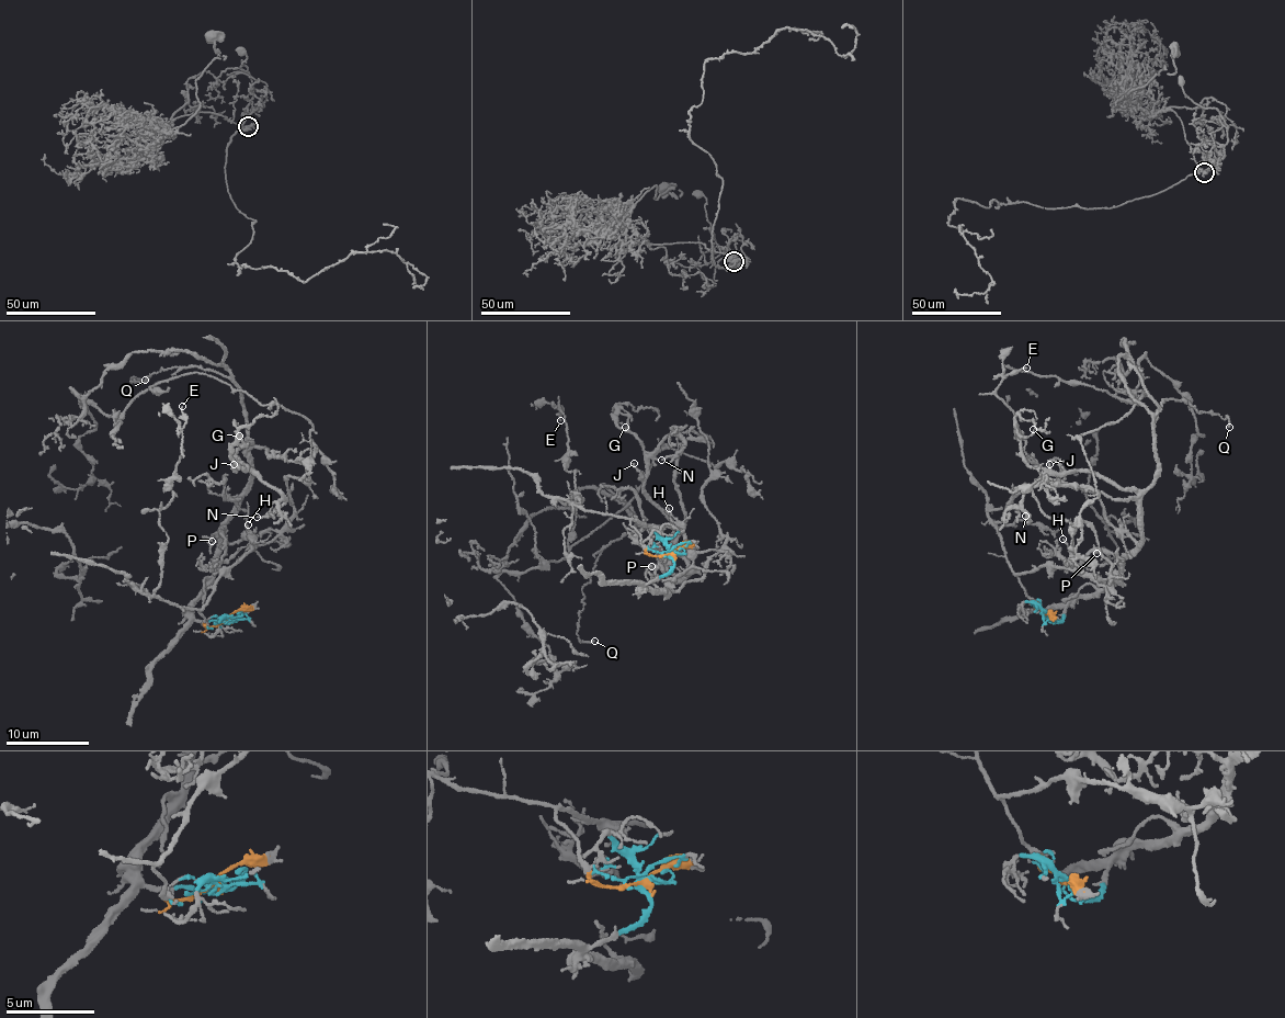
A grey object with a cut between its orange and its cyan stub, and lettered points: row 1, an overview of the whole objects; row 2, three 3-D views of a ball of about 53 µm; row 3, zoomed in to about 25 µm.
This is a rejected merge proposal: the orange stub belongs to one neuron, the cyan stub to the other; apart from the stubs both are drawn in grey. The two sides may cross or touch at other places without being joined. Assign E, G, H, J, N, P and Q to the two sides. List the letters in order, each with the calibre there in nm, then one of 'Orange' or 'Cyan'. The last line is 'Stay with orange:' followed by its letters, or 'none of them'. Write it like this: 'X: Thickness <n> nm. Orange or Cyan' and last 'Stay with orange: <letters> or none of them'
E: Thickness 110 nm. Orange
G: Thickness 150 nm. Cyan
H: Thickness 120 nm. Orange
J: Thickness 170 nm. Cyan
N: Thickness 130 nm. Cyan
P: Thickness 160 nm. Cyan
Q: Thickness 180 nm. Cyan
Stay with orange: E, H

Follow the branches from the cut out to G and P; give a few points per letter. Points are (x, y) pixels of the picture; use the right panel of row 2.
G: (1048, 615), (1112, 584), (1140, 542), (1139, 496), (1031, 467), (1018, 430), (1033, 429)
P: (1048, 615), (1055, 621), (1060, 620), (1075, 600), (1104, 589), (1117, 575), (1119, 560), (1101, 549), (1096, 553)

